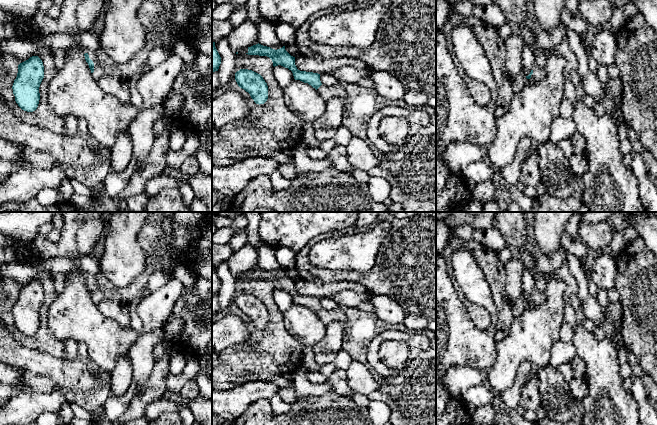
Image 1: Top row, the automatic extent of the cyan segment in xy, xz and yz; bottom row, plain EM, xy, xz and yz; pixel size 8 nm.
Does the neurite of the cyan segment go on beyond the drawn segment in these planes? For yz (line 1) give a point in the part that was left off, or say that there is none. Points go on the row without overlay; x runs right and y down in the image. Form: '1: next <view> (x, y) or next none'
1: next yz (539, 296)

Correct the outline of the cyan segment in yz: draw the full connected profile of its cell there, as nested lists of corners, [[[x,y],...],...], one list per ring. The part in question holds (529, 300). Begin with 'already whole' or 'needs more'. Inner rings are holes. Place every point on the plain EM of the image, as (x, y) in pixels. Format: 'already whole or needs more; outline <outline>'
needs more; outline [[[541,274],[534,275],[534,287],[533,292],[528,300],[527,303],[534,303],[535,305],[540,305],[546,301],[546,293],[545,293],[545,286],[546,286],[546,278]]]

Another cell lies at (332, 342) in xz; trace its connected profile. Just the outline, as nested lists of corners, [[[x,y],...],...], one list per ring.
[[[332,322],[326,325],[325,337],[312,348],[317,353],[337,352],[342,349],[342,341],[344,337],[343,323]]]

